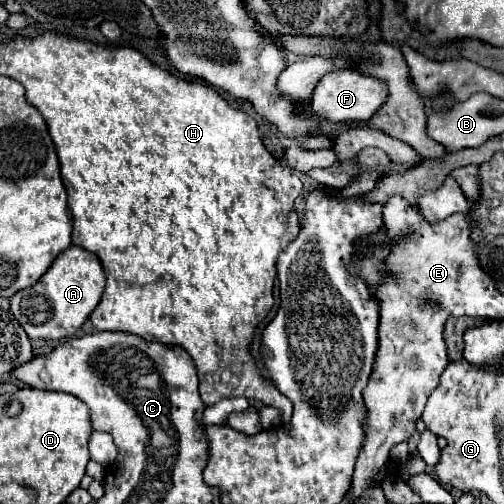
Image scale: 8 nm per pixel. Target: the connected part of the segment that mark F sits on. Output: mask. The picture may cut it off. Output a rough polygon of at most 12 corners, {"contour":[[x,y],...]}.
{"contour":[[357,70],[325,74],[315,116],[367,122],[385,104],[385,82]]}

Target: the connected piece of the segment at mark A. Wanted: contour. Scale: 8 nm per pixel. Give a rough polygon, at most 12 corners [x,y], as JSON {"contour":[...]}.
{"contour":[[69,246],[13,294],[29,338],[61,340],[99,304],[99,258]]}

